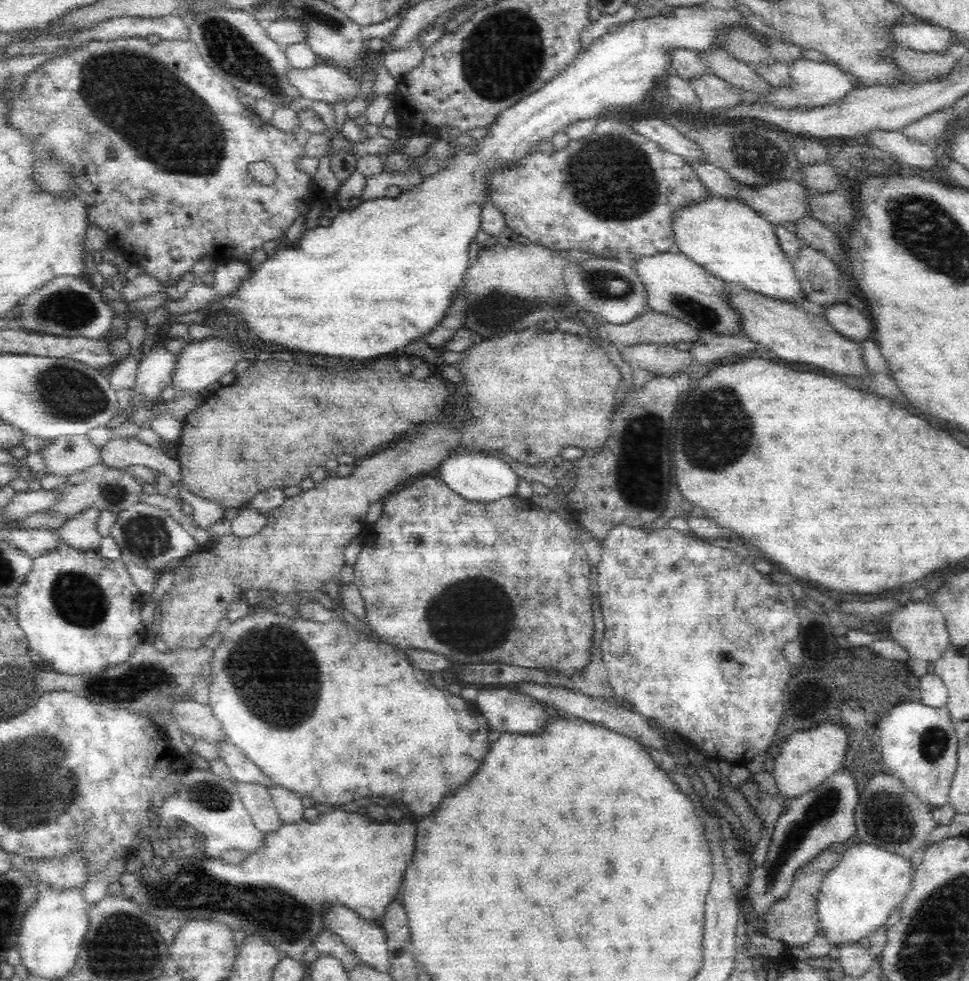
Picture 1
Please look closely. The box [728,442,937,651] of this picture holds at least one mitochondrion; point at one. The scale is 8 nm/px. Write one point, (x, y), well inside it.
(764, 600)

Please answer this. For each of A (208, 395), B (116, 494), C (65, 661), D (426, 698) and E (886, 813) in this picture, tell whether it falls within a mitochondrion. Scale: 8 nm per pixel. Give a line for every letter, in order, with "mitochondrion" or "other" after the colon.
A: other
B: mitochondrion
C: other
D: other
E: mitochondrion

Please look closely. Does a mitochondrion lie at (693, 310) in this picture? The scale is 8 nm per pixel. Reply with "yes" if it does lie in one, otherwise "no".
yes

